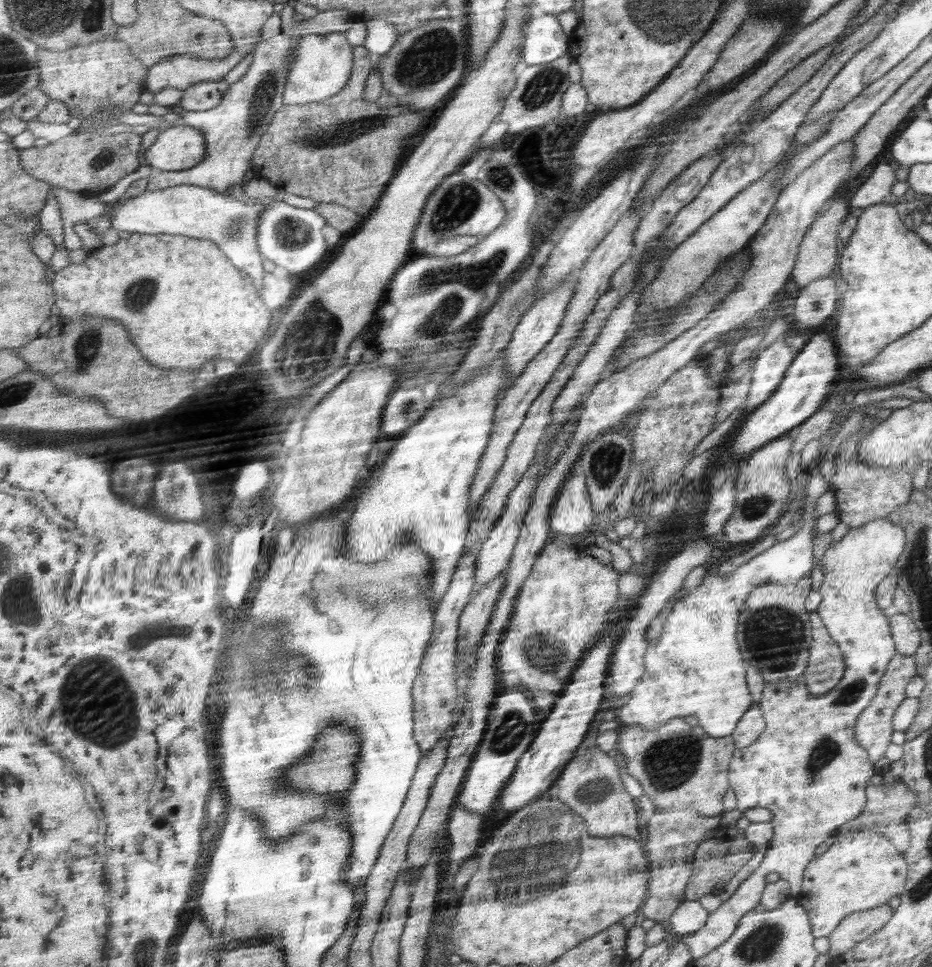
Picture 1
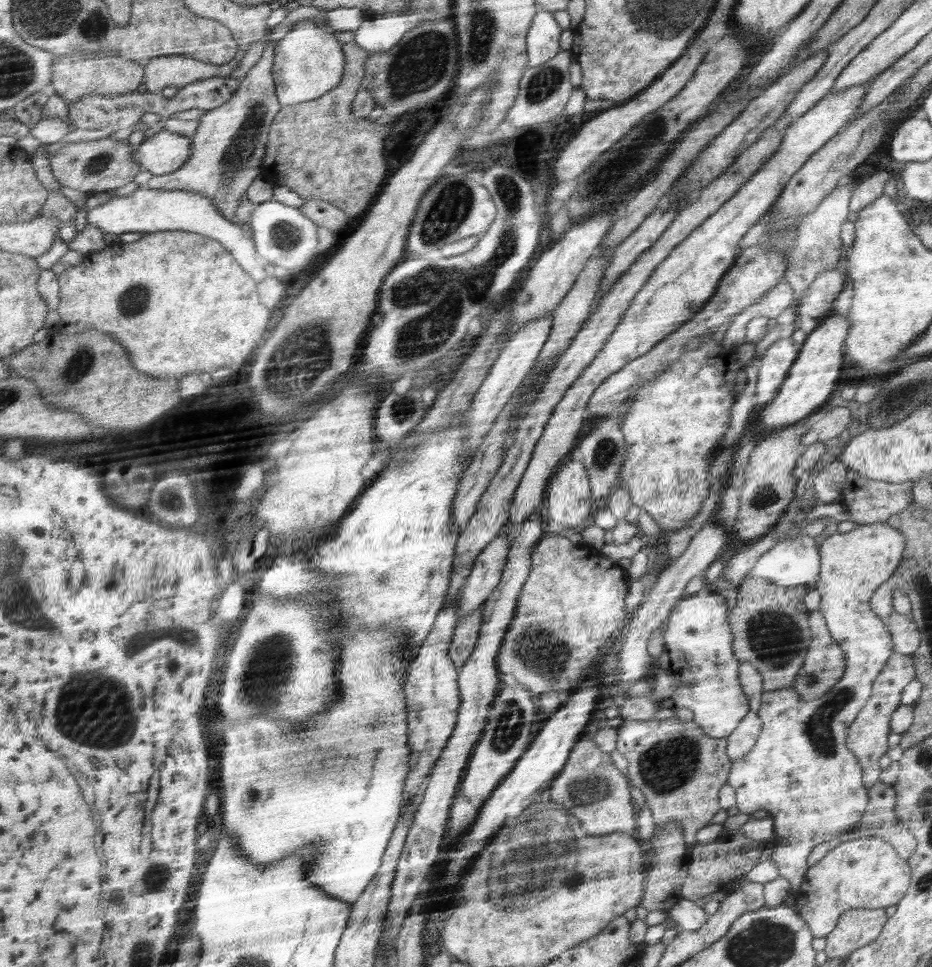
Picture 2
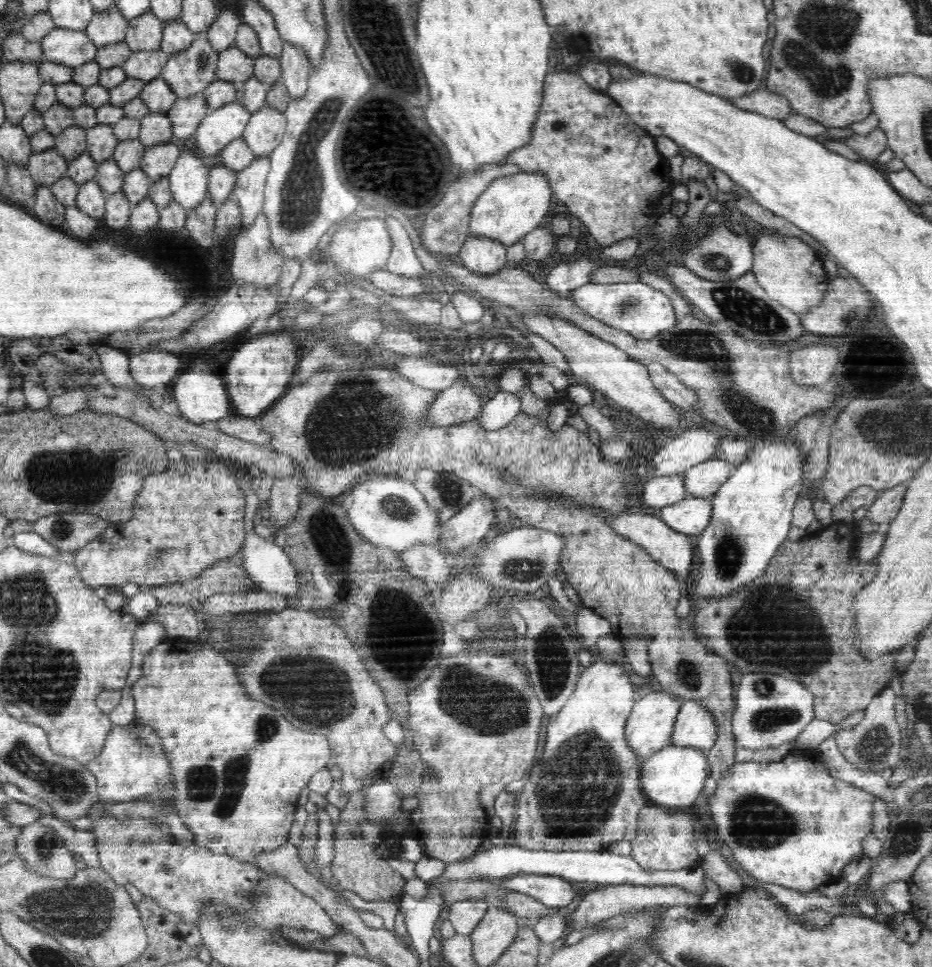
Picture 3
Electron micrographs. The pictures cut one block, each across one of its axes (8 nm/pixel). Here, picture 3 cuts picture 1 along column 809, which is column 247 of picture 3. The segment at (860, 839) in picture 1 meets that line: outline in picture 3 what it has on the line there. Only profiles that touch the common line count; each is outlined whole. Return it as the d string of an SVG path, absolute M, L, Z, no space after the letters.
M98 800L96 808L88 814L94 821L92 833L96 835L96 843L101 868L114 879L118 885L132 883L143 895L149 895L161 903L162 907L177 911L181 917L189 923L199 924L199 907L203 903L224 903L226 907L236 907L246 912L252 922L266 930L276 929L281 926L304 927L315 930L324 936L334 936L341 929L333 921L333 918L313 898L296 890L287 880L279 876L268 874L254 865L243 864L234 857L214 854L211 850L198 847L196 844L184 847L178 845L169 832L163 832L158 824L152 824L146 818L128 818L128 820L116 820L107 816L103 808L110 802Z

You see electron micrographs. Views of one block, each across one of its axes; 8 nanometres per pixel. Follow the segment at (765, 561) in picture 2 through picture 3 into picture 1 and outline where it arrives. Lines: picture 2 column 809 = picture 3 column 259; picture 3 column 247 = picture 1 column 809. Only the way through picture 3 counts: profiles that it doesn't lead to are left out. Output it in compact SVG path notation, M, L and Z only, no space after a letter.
M816 470L805 478L805 482L807 497L803 505L802 530L750 558L728 576L719 574L716 567L709 568L700 586L686 592L671 608L658 639L647 643L644 653L646 671L629 693L628 704L616 708L620 726L638 726L652 732L674 718L695 716L699 726L714 738L734 732L740 717L752 704L746 685L748 664L742 658L736 639L740 610L750 592L759 585L769 582L795 584L814 568L814 506L816 500L828 491L828 482Z

